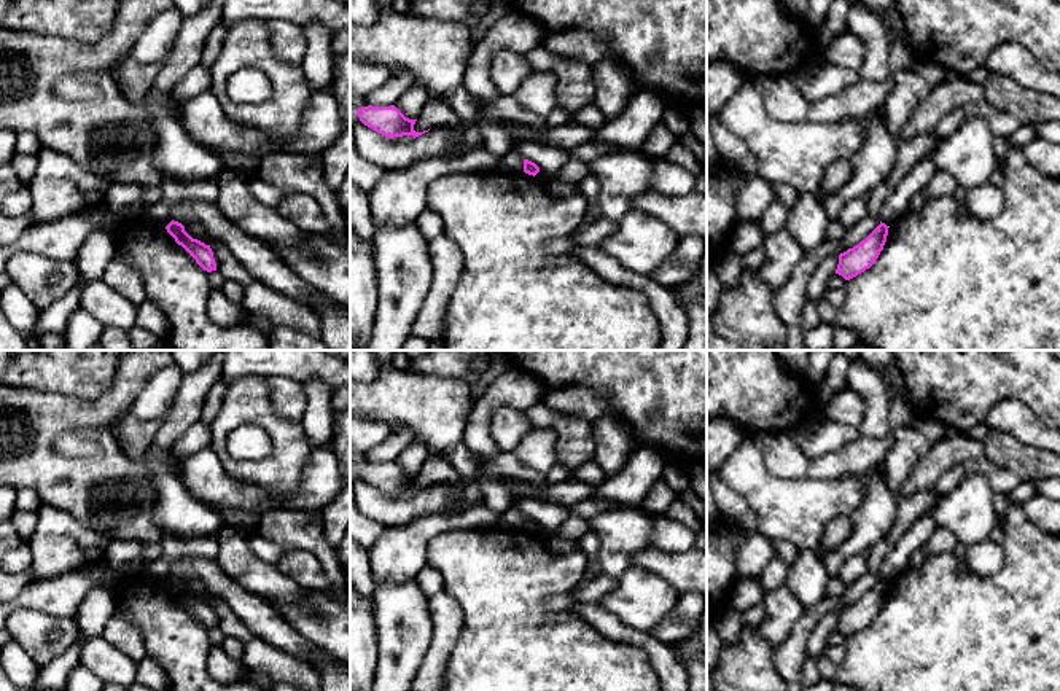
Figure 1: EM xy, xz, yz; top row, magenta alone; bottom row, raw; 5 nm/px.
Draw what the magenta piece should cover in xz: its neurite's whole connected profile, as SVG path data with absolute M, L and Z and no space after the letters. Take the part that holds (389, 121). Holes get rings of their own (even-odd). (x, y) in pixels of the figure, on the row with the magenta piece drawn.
M395 105L392 107L361 107L357 110L360 121L372 131L385 137L412 135L414 139L428 132L415 132L414 124L417 119L406 118Z

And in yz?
M880 221L880 224L864 240L840 253L836 274L842 275L845 280L850 280L869 269L883 250L888 228L890 226Z

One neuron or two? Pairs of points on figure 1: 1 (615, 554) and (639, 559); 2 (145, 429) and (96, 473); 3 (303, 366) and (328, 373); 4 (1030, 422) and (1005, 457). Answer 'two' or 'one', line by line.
1: two
2: two
3: one
4: two

